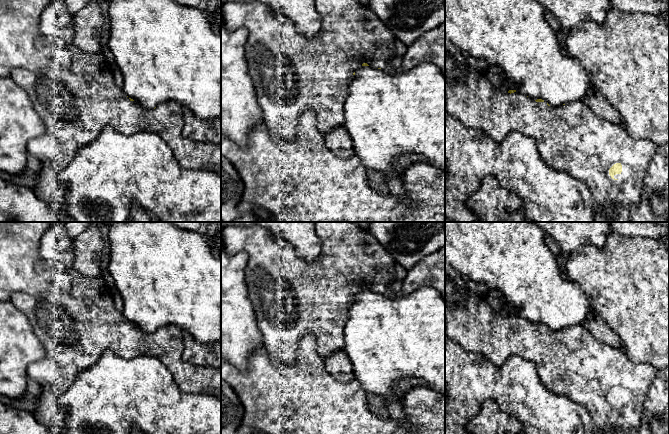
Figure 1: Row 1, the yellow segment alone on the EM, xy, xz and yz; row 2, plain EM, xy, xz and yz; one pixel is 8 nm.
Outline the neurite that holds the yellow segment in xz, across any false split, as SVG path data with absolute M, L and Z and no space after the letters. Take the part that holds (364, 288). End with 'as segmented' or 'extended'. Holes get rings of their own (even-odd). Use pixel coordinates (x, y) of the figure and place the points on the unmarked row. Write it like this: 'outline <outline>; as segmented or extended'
outline M316 222L316 233L321 240L321 254L319 258L313 262L302 260L296 253L294 247L281 239L278 239L271 231L260 226L235 226L226 227L222 230L222 241L224 243L224 250L228 253L237 253L244 251L248 255L248 262L245 267L245 282L248 290L248 298L251 301L256 315L256 322L259 330L262 333L264 348L268 352L271 359L275 362L292 365L295 364L296 355L298 351L299 341L307 334L312 334L316 338L317 353L323 358L327 358L338 351L345 351L345 340L343 330L346 321L349 318L349 307L355 299L355 295L361 290L370 290L390 297L398 297L401 294L395 293L391 288L391 284L396 281L393 273L395 261L389 252L377 242L369 230L362 228L356 222Z; extended

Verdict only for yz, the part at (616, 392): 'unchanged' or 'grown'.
grown

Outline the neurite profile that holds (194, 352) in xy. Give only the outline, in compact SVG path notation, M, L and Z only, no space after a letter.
M183 332L183 338L182 359L185 362L221 370L221 340L211 345L202 345L186 332Z

